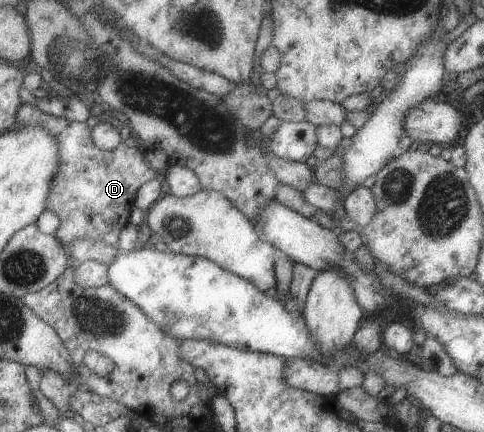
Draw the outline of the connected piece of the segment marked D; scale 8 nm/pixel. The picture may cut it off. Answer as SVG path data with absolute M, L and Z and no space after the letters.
M29 104L20 107L17 117L17 129L40 125L58 137L63 161L59 175L53 182L47 209L60 219L56 231L59 240L69 245L76 239L92 239L118 247L120 233L130 223L138 189L158 177L157 171L147 160L144 148L141 145L131 148L122 143L114 150L103 150L95 144L93 129L88 127L88 123L58 118Z

